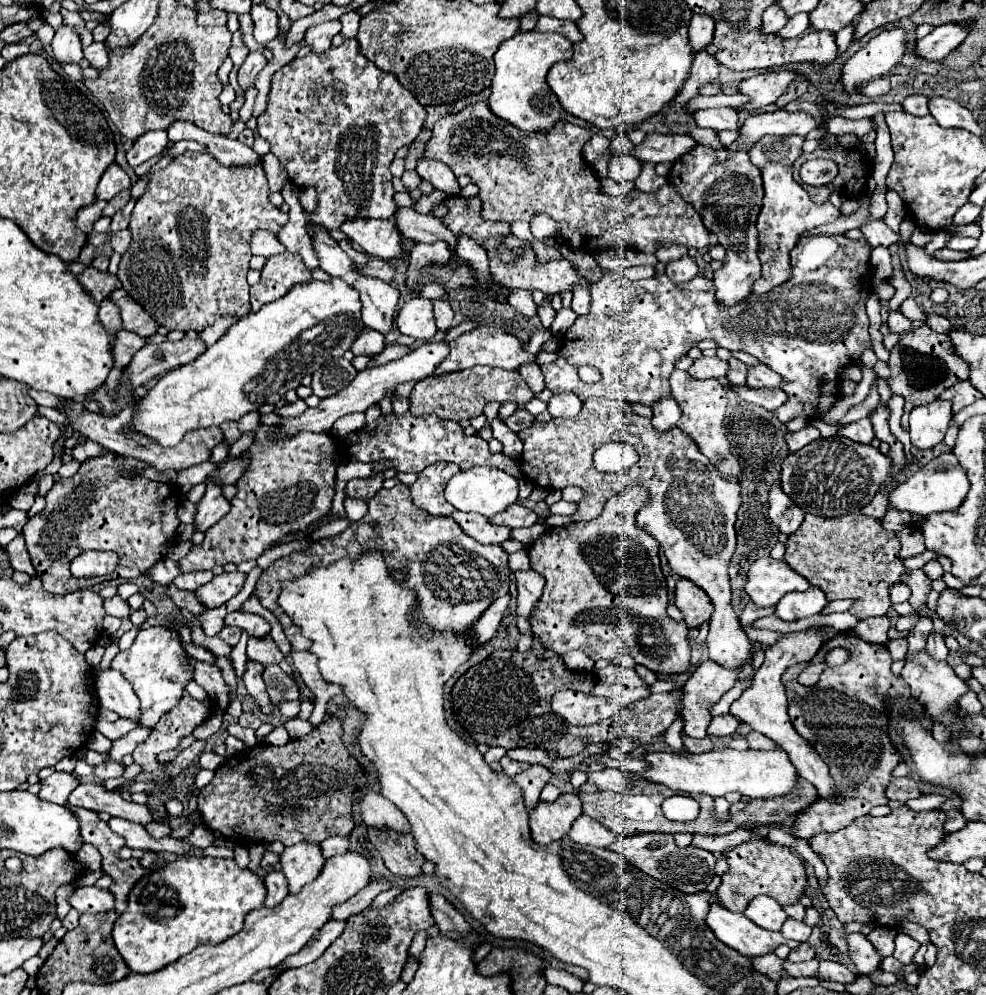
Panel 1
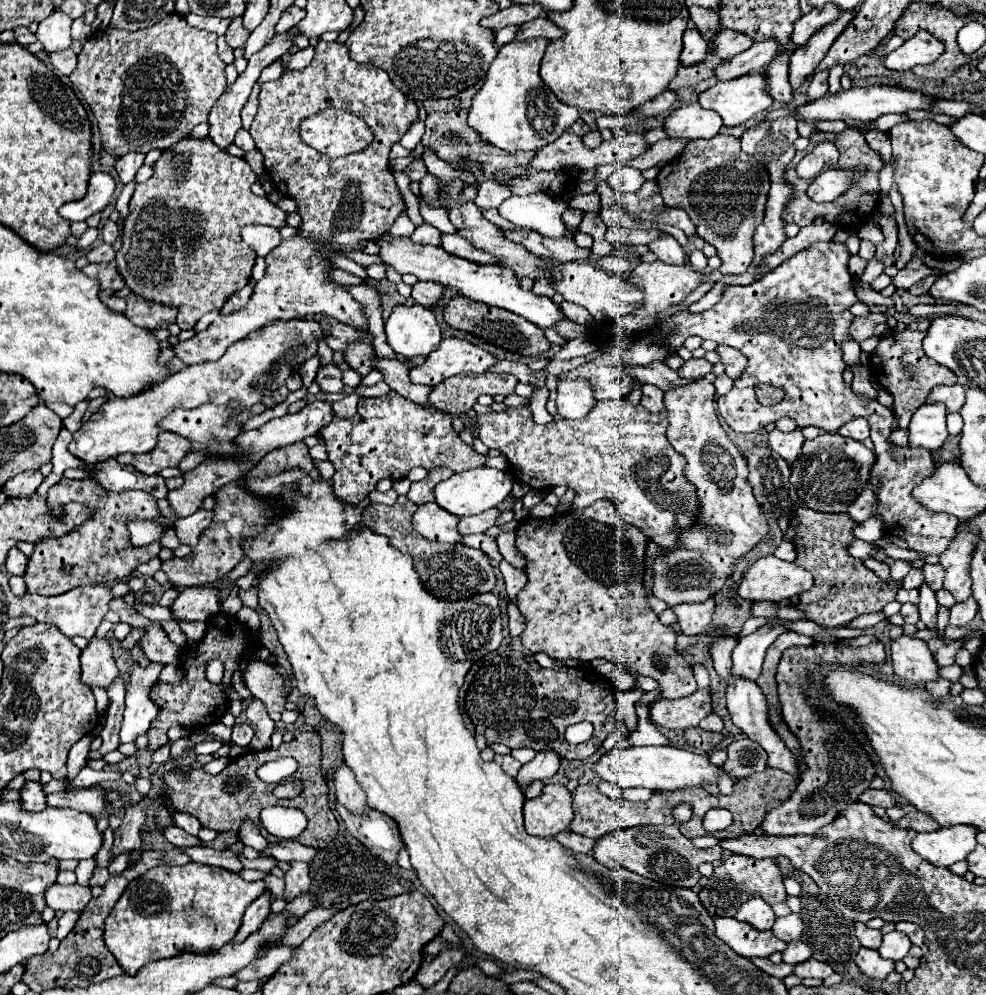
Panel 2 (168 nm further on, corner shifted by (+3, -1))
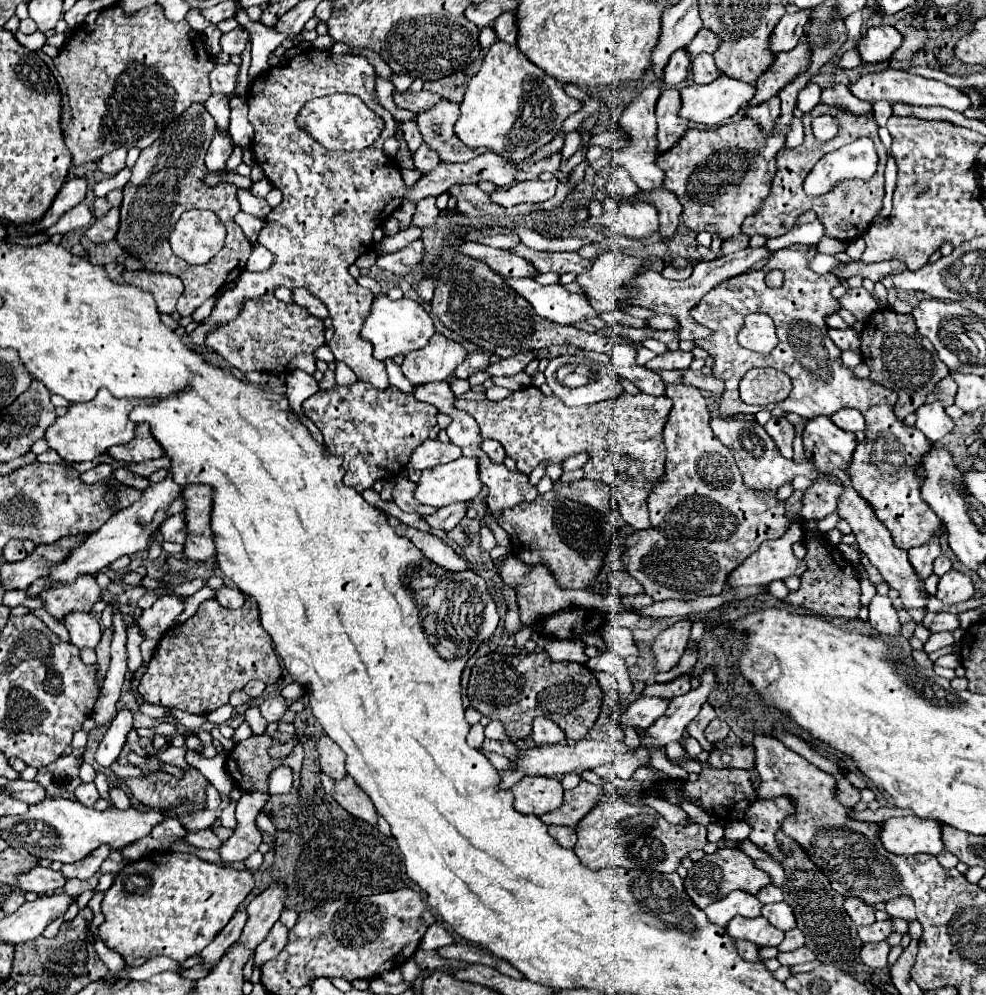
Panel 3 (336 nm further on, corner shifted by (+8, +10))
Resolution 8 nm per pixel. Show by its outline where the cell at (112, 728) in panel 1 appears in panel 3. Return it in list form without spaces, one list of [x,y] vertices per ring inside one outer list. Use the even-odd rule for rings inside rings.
[[[84,747],[72,751],[68,757],[58,757],[56,763],[50,763],[42,769],[38,769],[38,775],[34,777],[34,781],[38,785],[44,787],[48,797],[54,795],[64,795],[64,793],[72,793],[82,781],[78,777],[78,769],[80,769],[80,755],[84,755]]]

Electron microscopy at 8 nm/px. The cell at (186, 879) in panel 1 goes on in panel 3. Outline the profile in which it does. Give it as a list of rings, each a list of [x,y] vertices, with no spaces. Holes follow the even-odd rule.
[[[152,853],[140,861],[128,863],[122,873],[116,875],[112,887],[104,893],[102,913],[106,921],[100,925],[100,937],[104,939],[108,949],[122,955],[126,967],[138,967],[156,955],[166,955],[180,963],[188,957],[198,955],[226,927],[238,905],[252,889],[254,875],[250,871],[218,867],[186,853]]]

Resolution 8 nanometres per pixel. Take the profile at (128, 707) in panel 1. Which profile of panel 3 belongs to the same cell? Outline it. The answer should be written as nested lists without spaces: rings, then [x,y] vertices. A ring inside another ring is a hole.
[[[68,613],[64,617],[64,625],[70,633],[72,645],[90,647],[90,649],[98,645],[102,629],[98,625],[98,619],[92,613]]]

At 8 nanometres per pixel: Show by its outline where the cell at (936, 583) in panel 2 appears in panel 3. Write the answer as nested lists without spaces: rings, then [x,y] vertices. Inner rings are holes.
[[[940,555],[940,557],[934,559],[934,573],[936,573],[938,577],[942,577],[944,573],[948,573],[952,567],[954,567],[954,565],[952,565],[952,561],[950,561],[946,555]]]

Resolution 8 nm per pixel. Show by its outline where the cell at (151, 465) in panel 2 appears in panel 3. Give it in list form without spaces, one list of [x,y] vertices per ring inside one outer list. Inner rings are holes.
[[[138,423],[134,431],[134,439],[126,445],[114,445],[106,451],[116,461],[128,461],[128,463],[140,463],[146,459],[158,459],[162,457],[162,447],[156,443],[156,439],[150,435],[150,427],[146,423]]]

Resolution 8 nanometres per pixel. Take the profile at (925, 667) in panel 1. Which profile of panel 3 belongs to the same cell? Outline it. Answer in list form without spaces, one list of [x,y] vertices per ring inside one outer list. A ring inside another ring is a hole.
[[[874,595],[868,603],[868,623],[882,635],[896,635],[900,631],[900,621],[892,599],[888,595]]]

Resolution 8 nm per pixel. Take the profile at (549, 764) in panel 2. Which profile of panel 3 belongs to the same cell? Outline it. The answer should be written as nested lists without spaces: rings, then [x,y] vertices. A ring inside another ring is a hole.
[[[536,717],[532,721],[532,741],[536,745],[550,745],[550,743],[566,741],[566,735],[554,721],[550,721],[546,717]]]

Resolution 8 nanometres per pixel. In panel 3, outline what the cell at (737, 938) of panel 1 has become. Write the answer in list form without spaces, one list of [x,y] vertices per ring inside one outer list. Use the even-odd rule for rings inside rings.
[[[734,917],[726,931],[734,939],[746,939],[752,941],[756,947],[778,947],[780,941],[784,939],[784,933],[776,929],[768,919],[756,917],[756,919],[746,919],[746,917]]]

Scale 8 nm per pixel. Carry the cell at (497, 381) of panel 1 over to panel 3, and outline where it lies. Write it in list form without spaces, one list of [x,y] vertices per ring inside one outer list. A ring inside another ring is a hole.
[[[528,351],[528,353],[518,353],[518,355],[514,355],[514,357],[508,357],[508,359],[498,361],[496,365],[486,367],[486,371],[488,371],[492,377],[500,377],[500,375],[512,377],[512,375],[524,371],[524,367],[526,367],[532,359],[536,359],[536,353],[532,353],[532,351]]]

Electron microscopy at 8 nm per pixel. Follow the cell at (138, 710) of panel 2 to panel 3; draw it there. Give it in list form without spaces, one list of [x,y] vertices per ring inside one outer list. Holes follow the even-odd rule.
[[[120,709],[116,719],[110,723],[110,727],[108,727],[98,751],[96,751],[96,763],[100,767],[106,769],[118,759],[118,755],[124,749],[126,735],[130,729],[132,729],[132,713],[128,709]]]

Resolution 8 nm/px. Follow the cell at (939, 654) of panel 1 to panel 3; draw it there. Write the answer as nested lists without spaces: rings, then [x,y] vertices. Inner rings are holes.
[[[934,535],[926,545],[922,547],[914,547],[908,551],[908,559],[914,565],[914,569],[918,571],[918,575],[922,579],[928,579],[932,575],[932,561],[942,553],[940,549],[940,539]]]

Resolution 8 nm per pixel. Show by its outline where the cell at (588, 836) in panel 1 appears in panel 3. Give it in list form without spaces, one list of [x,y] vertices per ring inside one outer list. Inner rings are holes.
[[[550,825],[548,827],[548,833],[552,839],[558,841],[558,845],[566,847],[566,849],[572,849],[574,843],[576,843],[576,833],[572,827],[558,827],[558,825]]]

